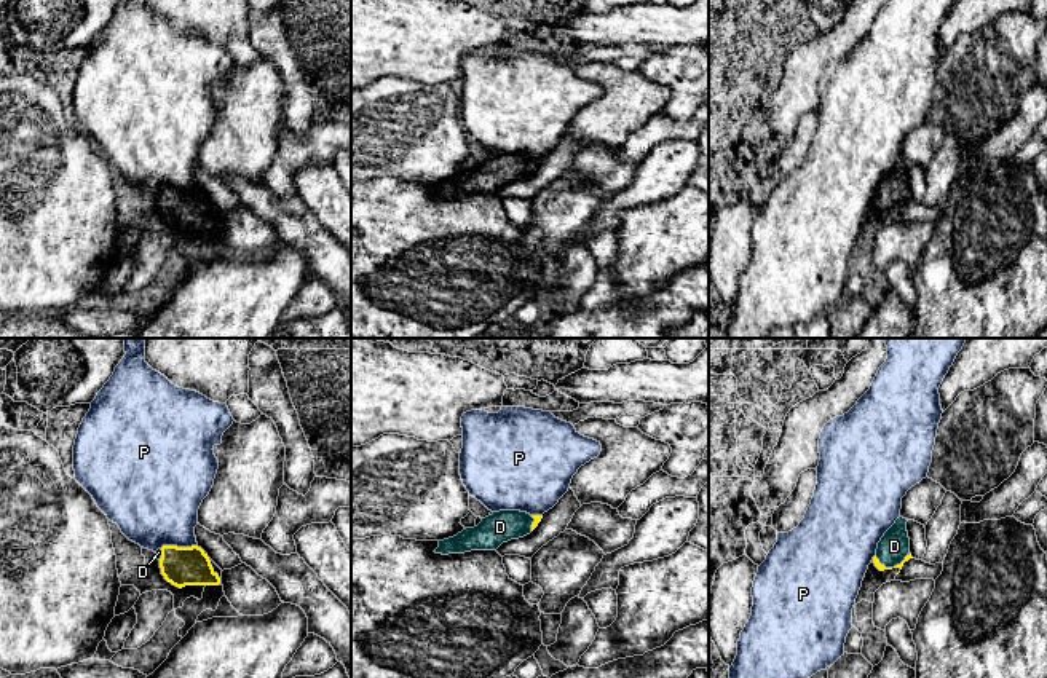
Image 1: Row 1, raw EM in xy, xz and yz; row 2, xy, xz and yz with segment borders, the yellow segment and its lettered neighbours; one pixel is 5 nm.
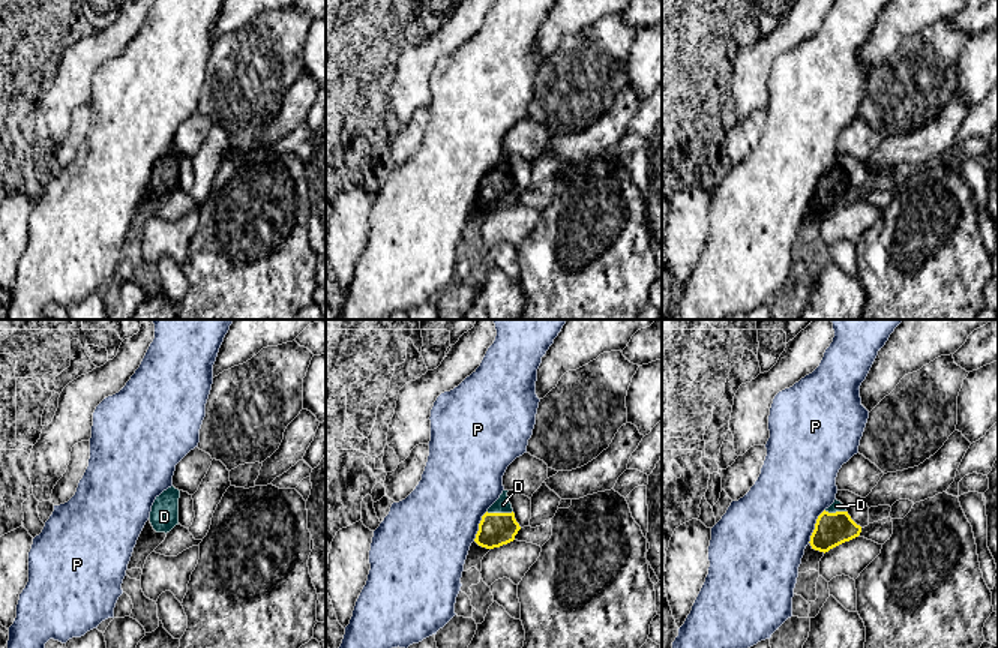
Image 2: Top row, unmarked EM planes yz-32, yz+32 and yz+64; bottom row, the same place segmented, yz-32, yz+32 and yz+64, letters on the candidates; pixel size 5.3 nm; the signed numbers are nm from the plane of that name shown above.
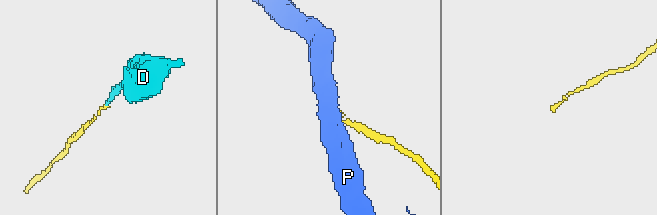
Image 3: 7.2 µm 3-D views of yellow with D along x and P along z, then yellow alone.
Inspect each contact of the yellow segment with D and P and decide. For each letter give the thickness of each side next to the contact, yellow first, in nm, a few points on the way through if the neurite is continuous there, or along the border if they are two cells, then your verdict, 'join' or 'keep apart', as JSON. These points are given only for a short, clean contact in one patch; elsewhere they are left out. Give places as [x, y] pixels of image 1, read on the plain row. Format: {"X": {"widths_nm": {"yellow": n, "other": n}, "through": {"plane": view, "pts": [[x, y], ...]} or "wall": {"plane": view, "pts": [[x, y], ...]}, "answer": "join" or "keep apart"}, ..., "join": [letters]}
{"D": {"widths_nm": {"yellow": 40, "other": 160}, "through": {"plane": "yz", "pts": [[878, 208], [894, 209], [894, 189]]}, "answer": "join"}, "P": {"widths_nm": {"yellow": 200, "other": 440}, "answer": "keep apart"}, "join": ["D"]}

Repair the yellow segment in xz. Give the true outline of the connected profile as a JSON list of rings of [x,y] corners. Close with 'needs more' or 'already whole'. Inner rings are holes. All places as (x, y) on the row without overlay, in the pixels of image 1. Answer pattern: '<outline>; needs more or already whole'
[[[500,153],[482,161],[474,171],[466,171],[453,180],[439,183],[436,196],[464,196],[471,193],[496,193],[503,185],[530,177],[543,158],[520,153]]]; needs more

